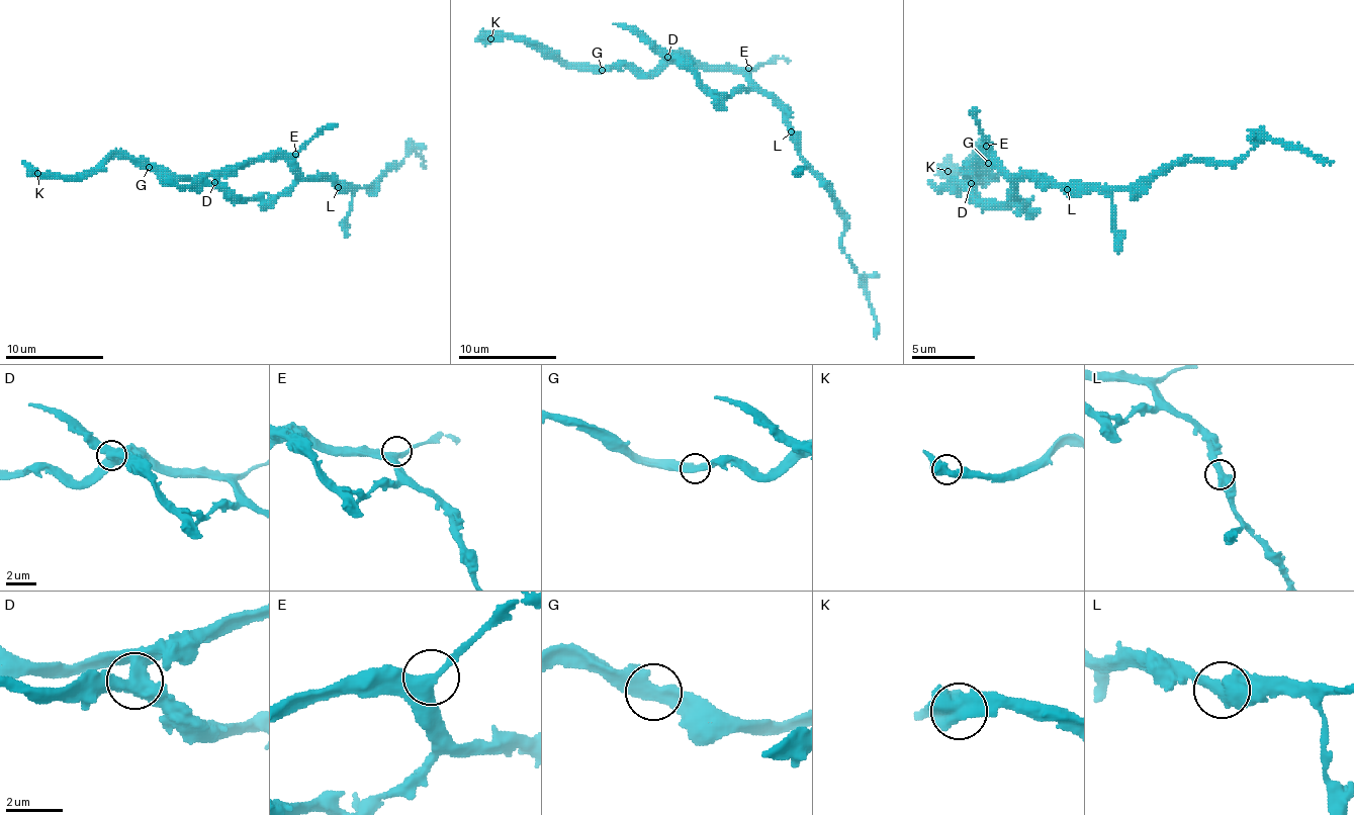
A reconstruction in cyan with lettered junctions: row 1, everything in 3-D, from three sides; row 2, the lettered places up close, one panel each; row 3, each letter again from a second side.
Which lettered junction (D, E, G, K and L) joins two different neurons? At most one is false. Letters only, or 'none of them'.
D

